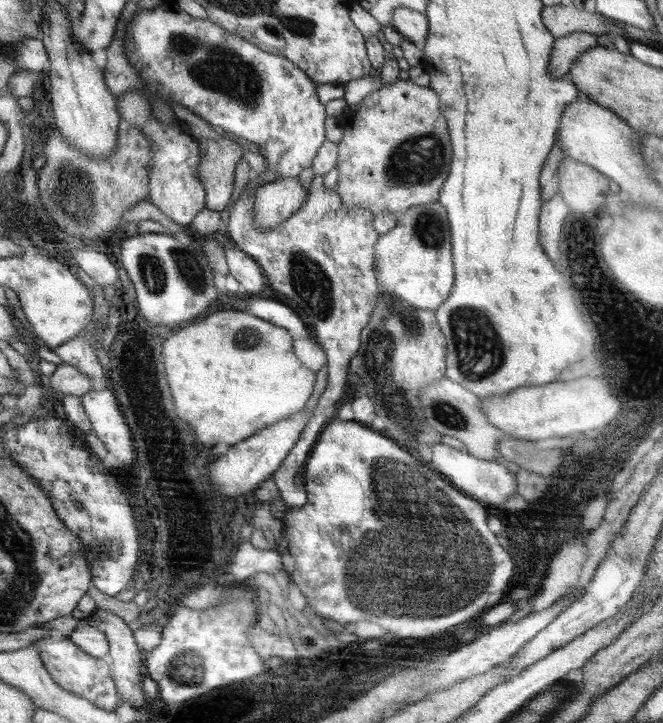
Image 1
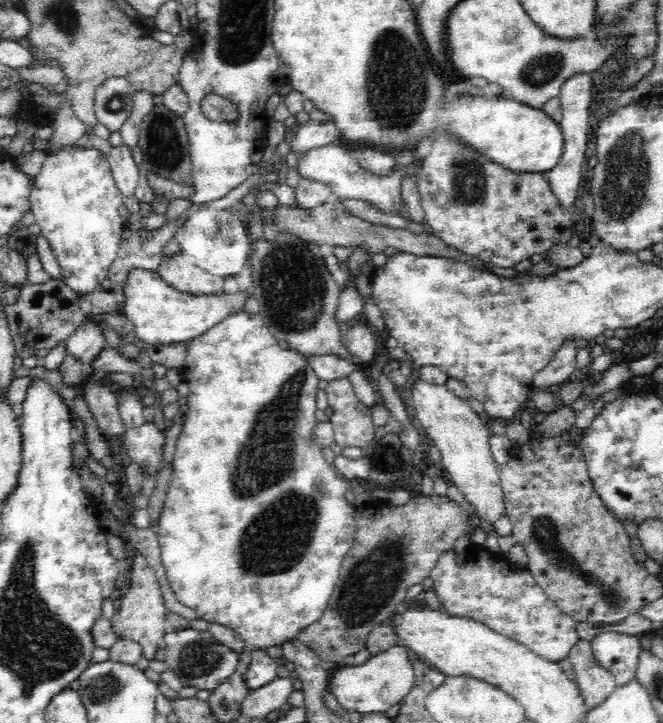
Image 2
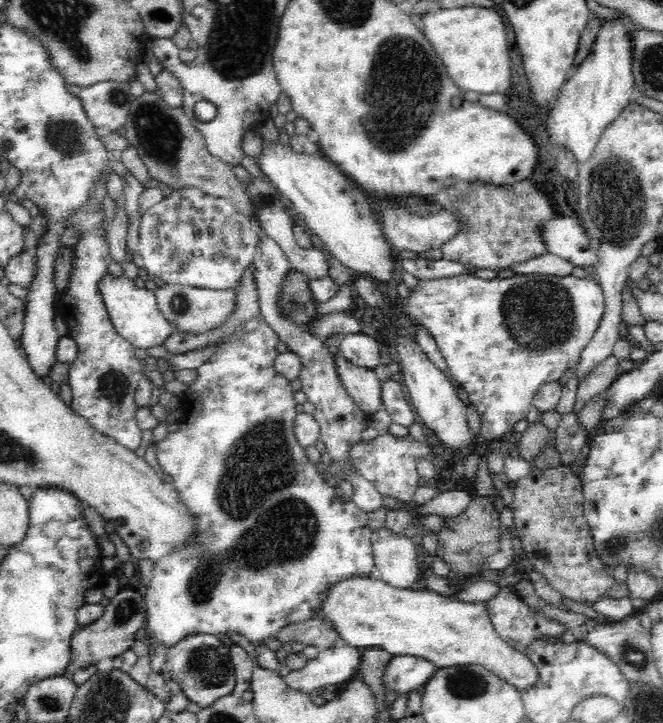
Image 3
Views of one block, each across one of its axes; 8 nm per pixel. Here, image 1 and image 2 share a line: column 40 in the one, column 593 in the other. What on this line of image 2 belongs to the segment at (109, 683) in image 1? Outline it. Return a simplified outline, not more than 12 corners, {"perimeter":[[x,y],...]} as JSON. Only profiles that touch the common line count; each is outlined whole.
{"perimeter":[[602,631],[590,644],[617,686],[635,679],[638,636]]}

